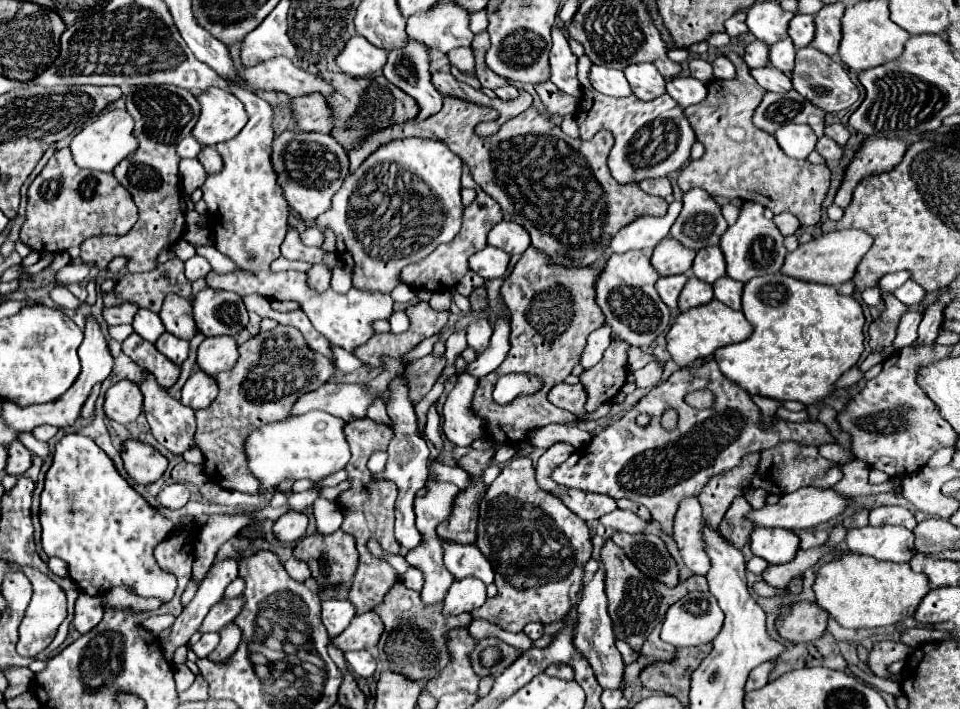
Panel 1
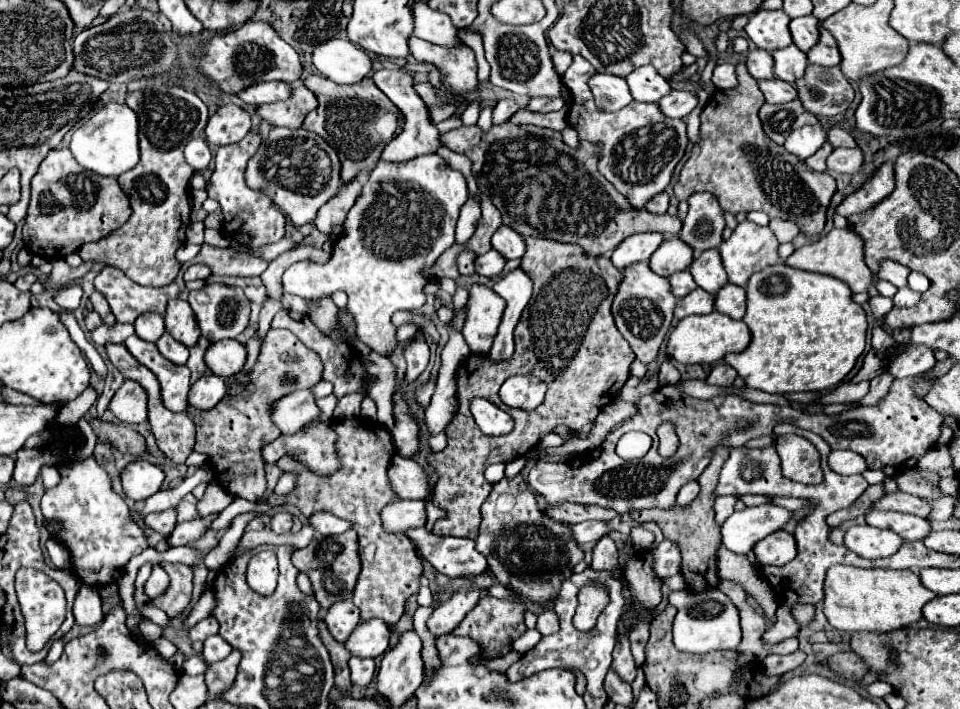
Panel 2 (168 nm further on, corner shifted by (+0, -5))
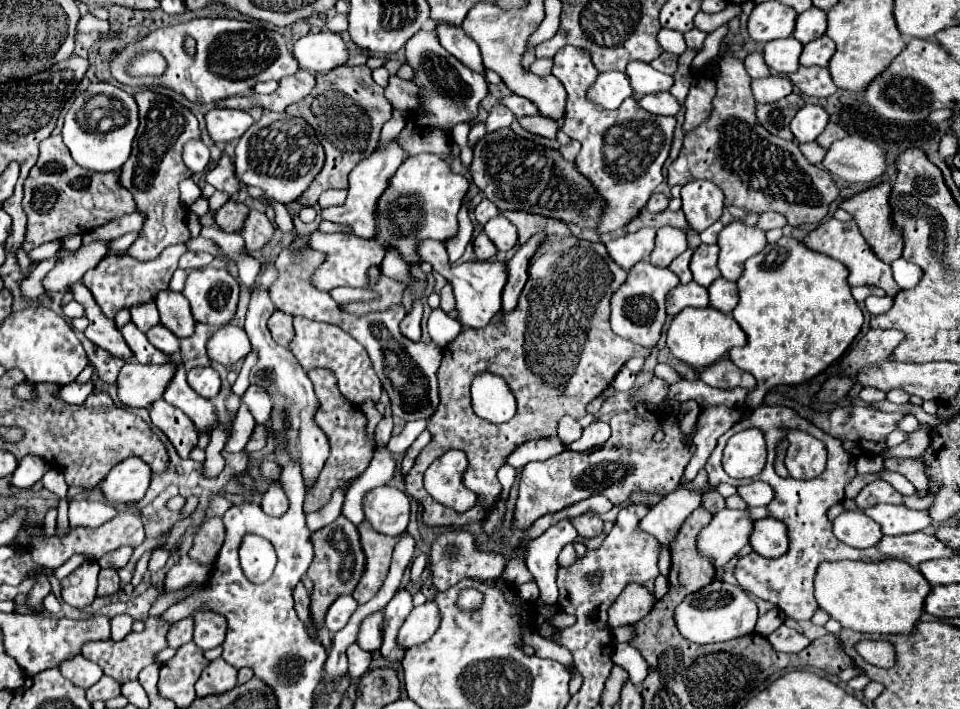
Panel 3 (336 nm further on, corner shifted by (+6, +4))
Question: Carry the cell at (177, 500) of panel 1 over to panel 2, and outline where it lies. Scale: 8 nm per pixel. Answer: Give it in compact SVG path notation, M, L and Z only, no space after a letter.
M166 509L162 513L152 513L152 515L144 517L144 525L162 533L164 537L168 537L176 527L176 509Z

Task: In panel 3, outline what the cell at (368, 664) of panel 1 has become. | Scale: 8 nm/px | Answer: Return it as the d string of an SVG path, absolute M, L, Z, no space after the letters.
M352 644L348 648L348 676L350 680L360 680L366 672L368 672L368 666L370 666L370 652L364 652L358 644Z

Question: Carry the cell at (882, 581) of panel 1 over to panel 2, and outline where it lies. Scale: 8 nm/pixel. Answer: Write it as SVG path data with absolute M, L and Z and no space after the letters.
M834 565L826 571L824 581L824 615L830 625L840 631L878 631L890 633L922 619L924 603L936 595L922 587L920 577L912 571L896 569L858 569L850 565Z

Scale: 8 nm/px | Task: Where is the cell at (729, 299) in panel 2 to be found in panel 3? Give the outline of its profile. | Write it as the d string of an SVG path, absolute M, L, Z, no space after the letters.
M716 278L710 288L710 306L714 306L716 310L722 310L722 312L732 312L734 306L738 304L738 290L736 290L736 284L726 280L726 278Z

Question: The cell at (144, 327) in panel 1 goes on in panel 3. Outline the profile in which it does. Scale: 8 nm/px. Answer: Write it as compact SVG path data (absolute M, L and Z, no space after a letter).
M154 302L132 306L130 314L132 314L132 322L142 332L148 332L152 326L156 326L160 322L160 316L158 316L158 310L156 310L156 304Z

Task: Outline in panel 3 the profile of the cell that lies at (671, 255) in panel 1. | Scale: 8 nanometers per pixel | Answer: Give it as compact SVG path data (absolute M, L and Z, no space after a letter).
M660 228L656 232L656 244L650 254L650 262L660 268L668 268L678 254L688 250L686 232L680 228Z

